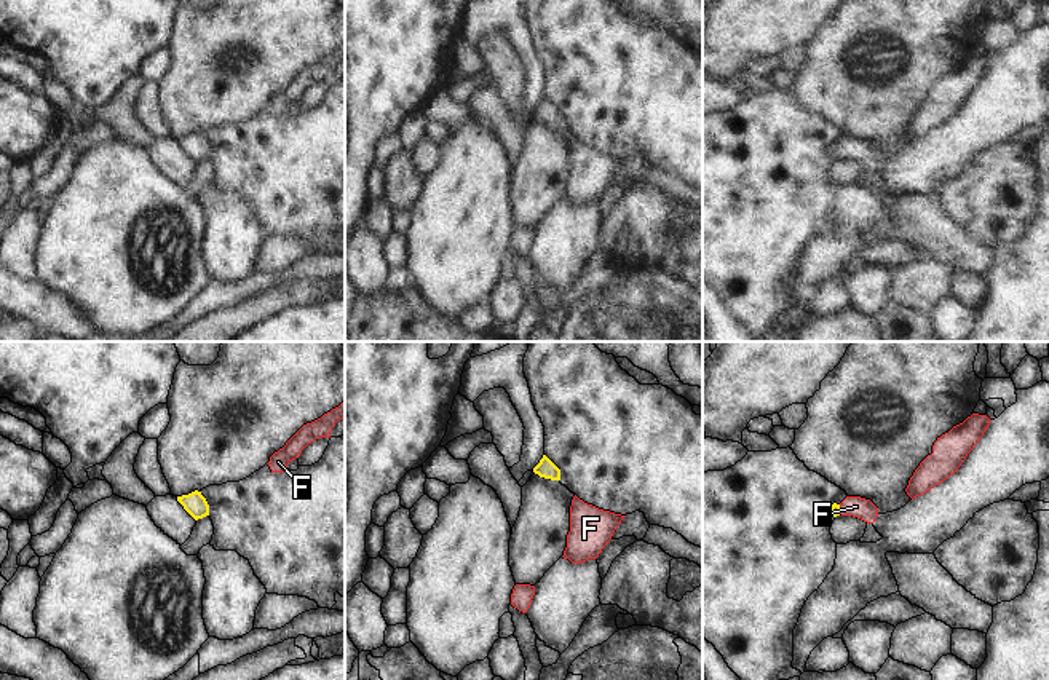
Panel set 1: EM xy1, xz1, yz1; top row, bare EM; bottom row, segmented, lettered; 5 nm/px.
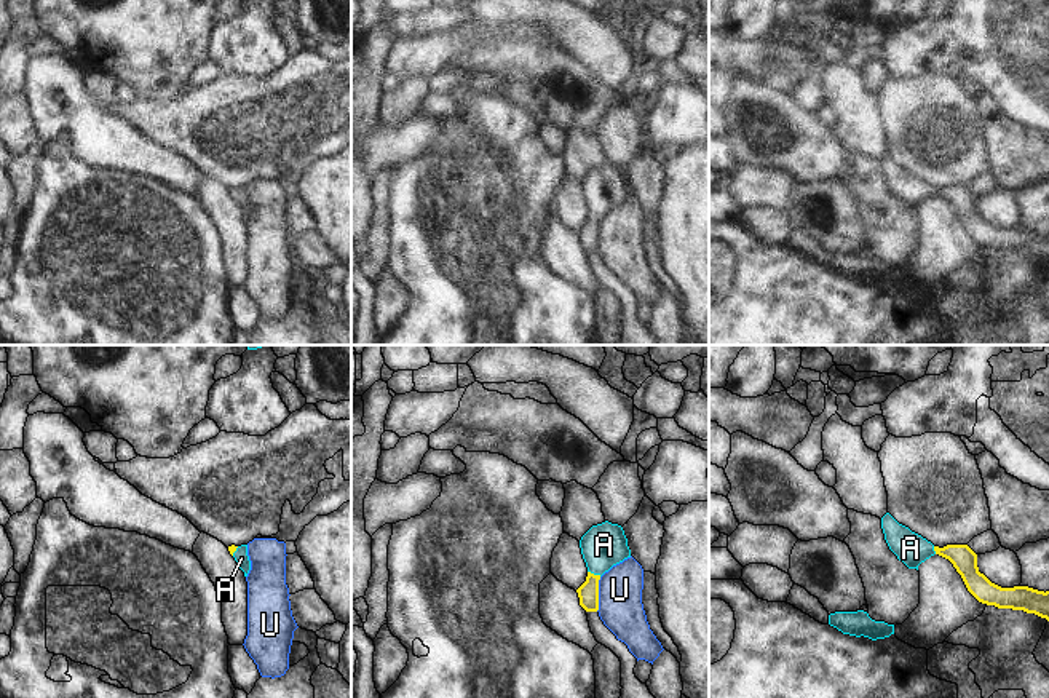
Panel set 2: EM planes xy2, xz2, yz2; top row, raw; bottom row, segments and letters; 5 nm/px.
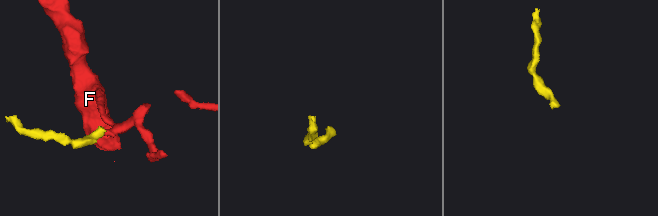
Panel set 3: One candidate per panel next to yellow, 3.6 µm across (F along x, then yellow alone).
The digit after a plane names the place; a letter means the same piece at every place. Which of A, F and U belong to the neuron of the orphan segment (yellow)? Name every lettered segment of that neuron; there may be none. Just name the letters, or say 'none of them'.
F

